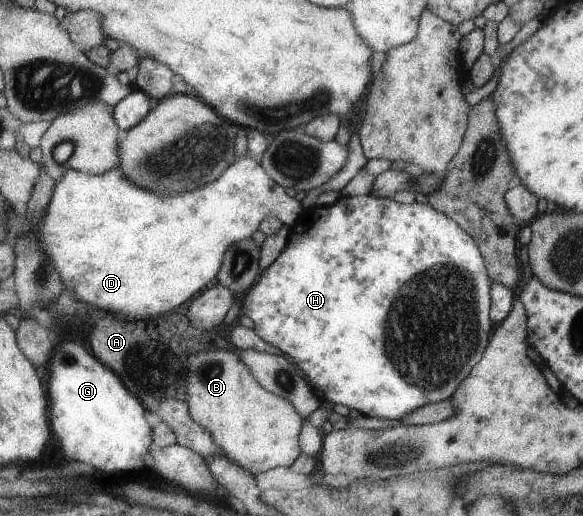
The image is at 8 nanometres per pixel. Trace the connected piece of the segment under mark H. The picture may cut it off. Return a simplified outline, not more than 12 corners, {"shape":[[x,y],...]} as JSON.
{"shape":[[429,204],[304,209],[243,296],[321,400],[399,423],[483,359]]}

